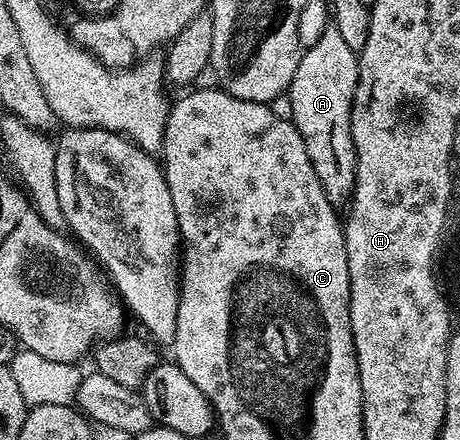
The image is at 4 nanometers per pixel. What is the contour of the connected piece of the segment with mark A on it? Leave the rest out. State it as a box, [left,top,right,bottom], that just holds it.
[288,24,358,208]

